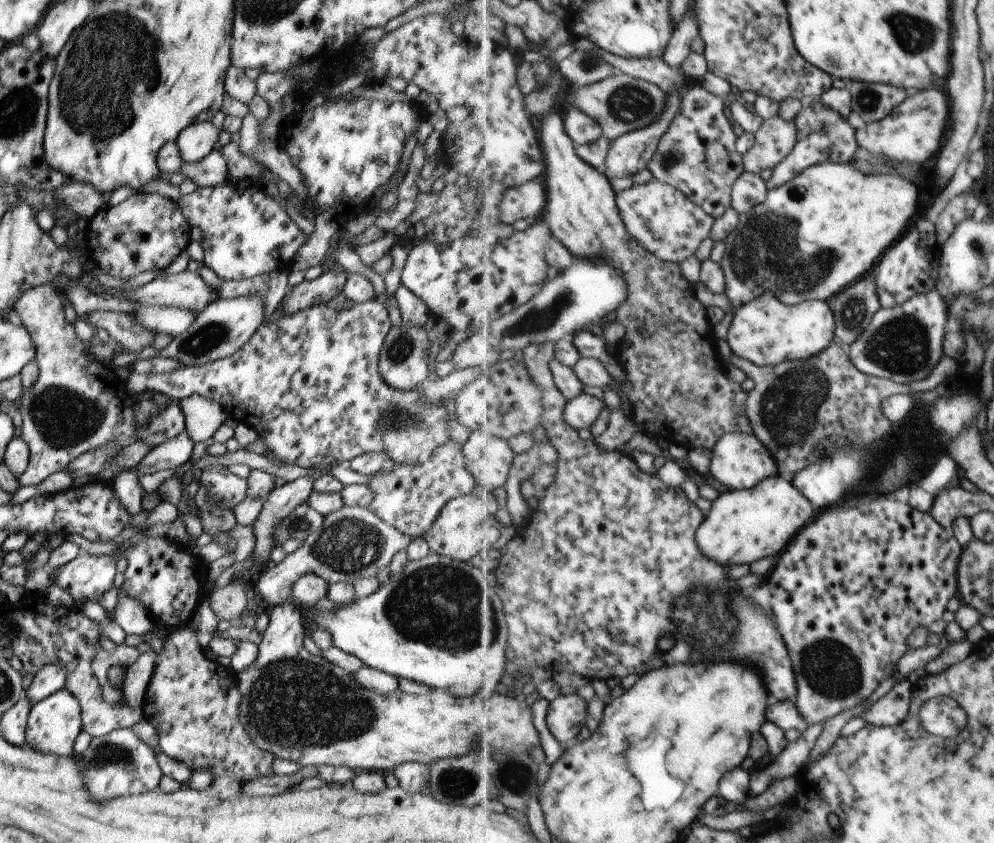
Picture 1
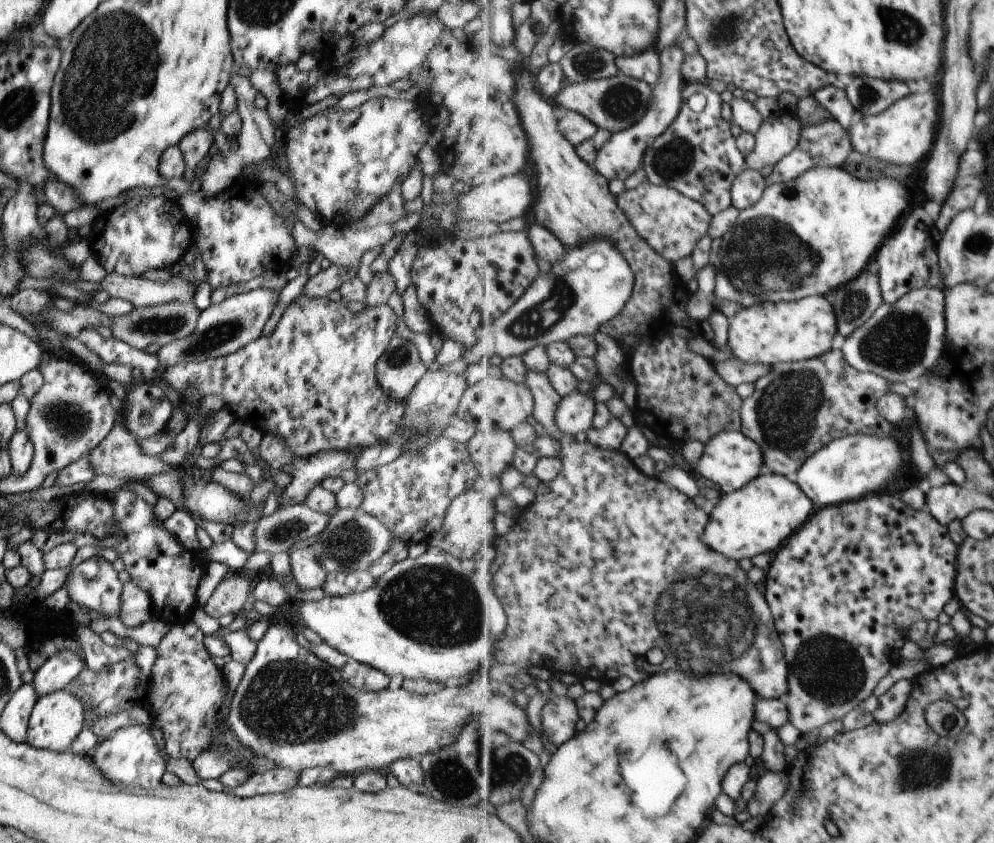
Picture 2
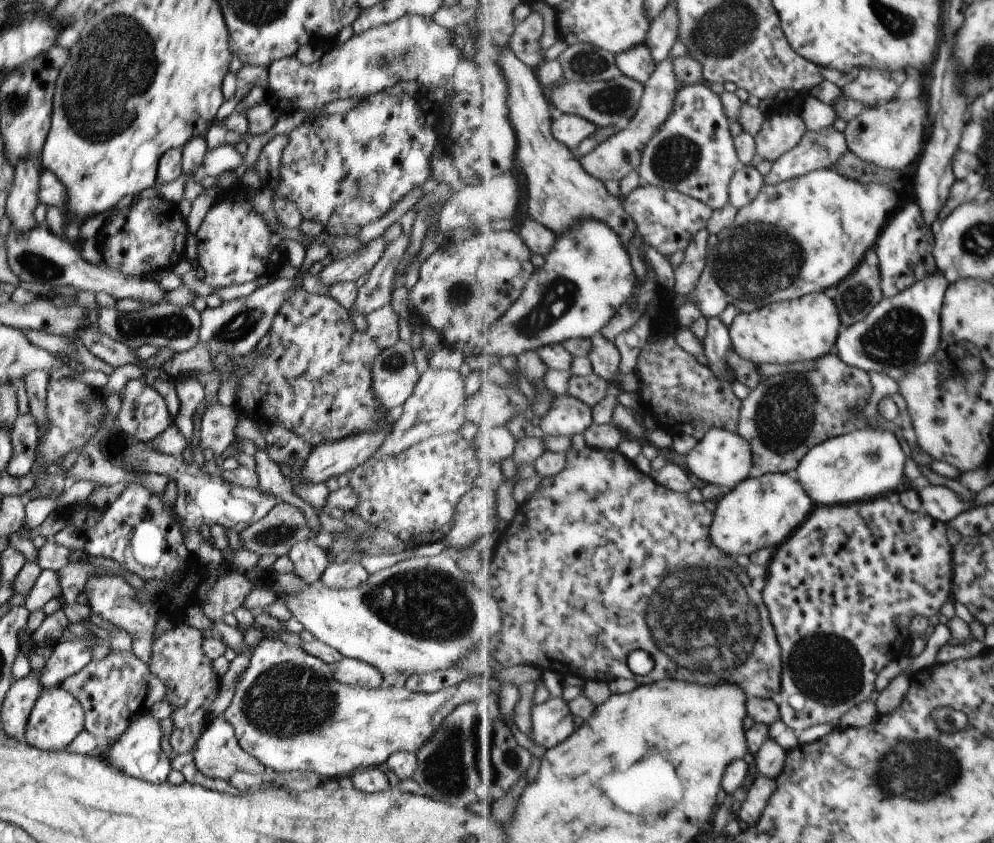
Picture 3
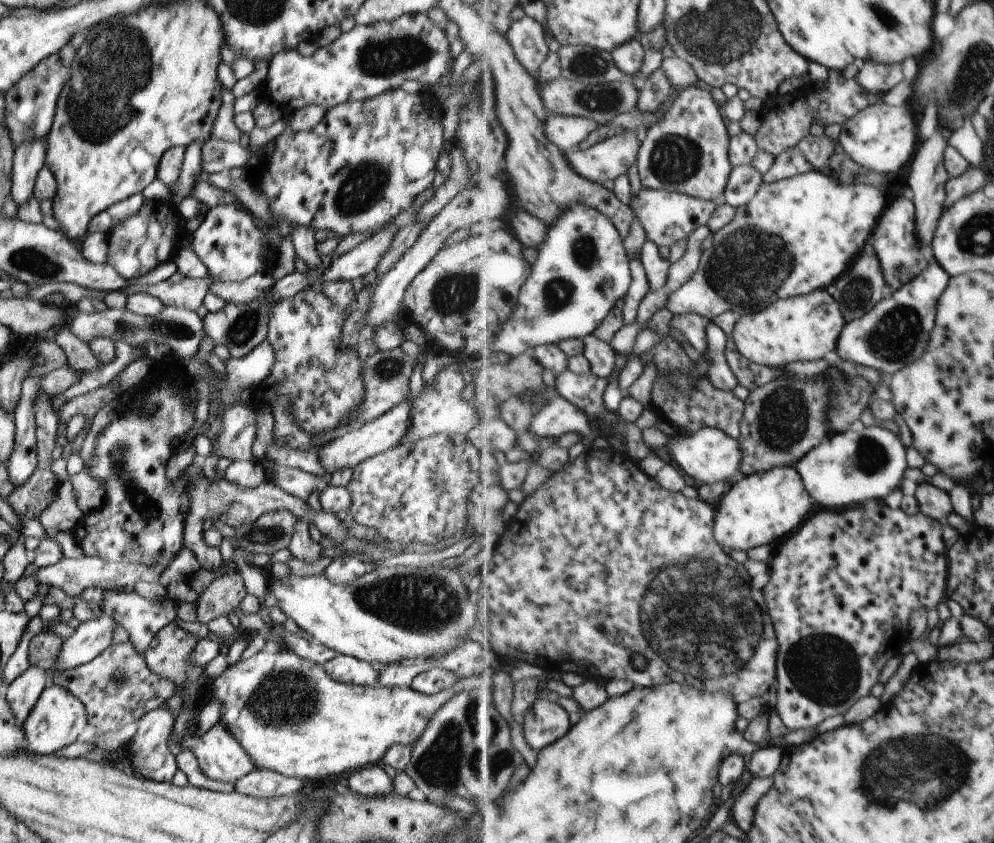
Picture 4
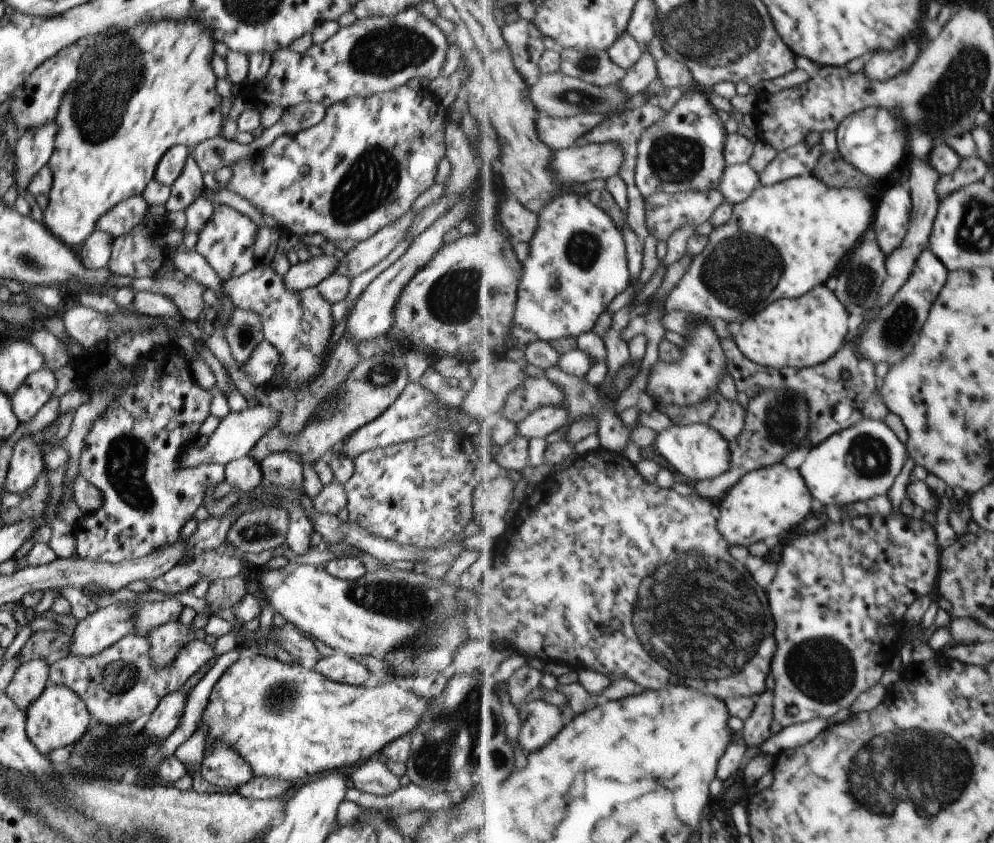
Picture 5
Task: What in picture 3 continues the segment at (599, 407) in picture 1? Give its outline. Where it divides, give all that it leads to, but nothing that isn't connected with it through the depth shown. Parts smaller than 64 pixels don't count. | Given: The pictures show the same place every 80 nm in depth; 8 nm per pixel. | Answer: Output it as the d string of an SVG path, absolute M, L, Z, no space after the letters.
M557 395L551 410L536 423L544 436L584 435L594 424L593 410L575 396Z

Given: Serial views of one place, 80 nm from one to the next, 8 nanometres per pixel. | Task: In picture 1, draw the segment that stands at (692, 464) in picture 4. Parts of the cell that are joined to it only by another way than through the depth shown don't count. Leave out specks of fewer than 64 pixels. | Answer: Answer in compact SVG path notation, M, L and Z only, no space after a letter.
M728 433L723 435L716 444L710 474L728 489L736 491L756 487L770 477L780 474L780 466L770 450L755 434Z

